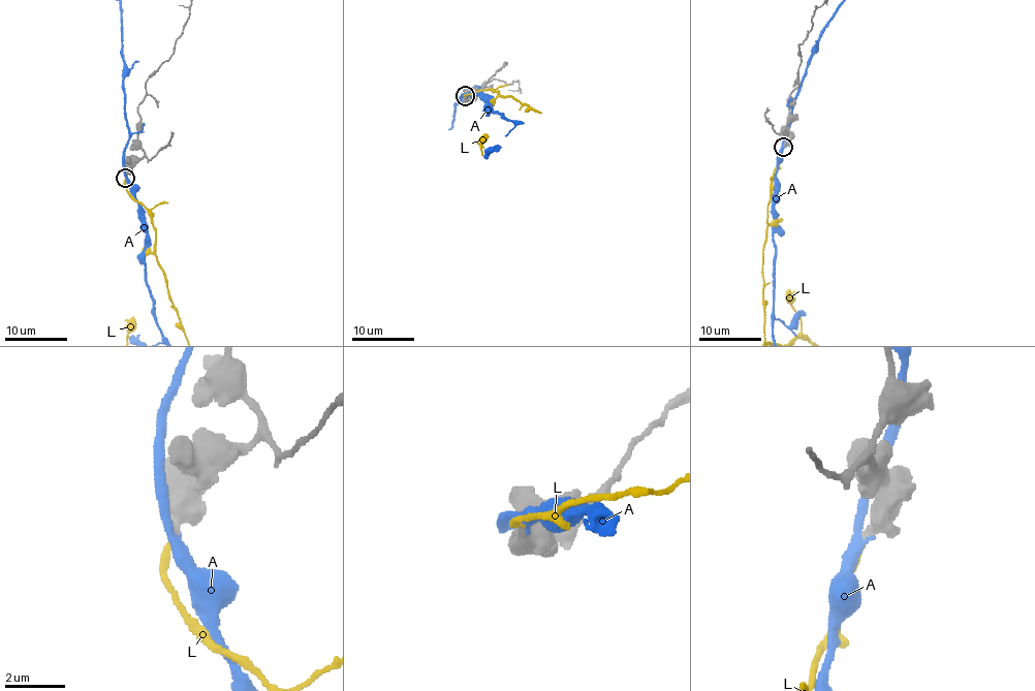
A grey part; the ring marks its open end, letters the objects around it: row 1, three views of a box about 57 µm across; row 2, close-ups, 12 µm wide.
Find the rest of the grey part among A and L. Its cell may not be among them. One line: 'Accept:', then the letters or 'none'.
Accept: L

